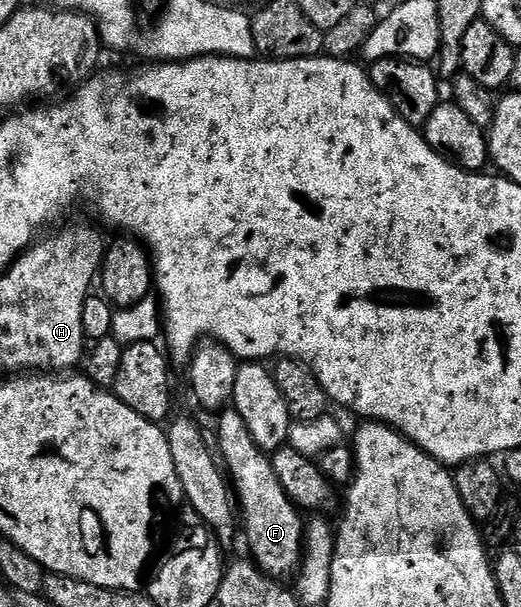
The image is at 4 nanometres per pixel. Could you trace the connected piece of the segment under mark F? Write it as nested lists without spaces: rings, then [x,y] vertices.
[[[231,409],[230,423],[222,434],[216,450],[228,471],[229,481],[240,503],[240,514],[246,517],[246,538],[250,541],[253,561],[258,569],[275,580],[286,580],[301,567],[304,553],[304,518],[299,507],[284,492],[267,451],[261,450],[244,424],[244,416]]]

